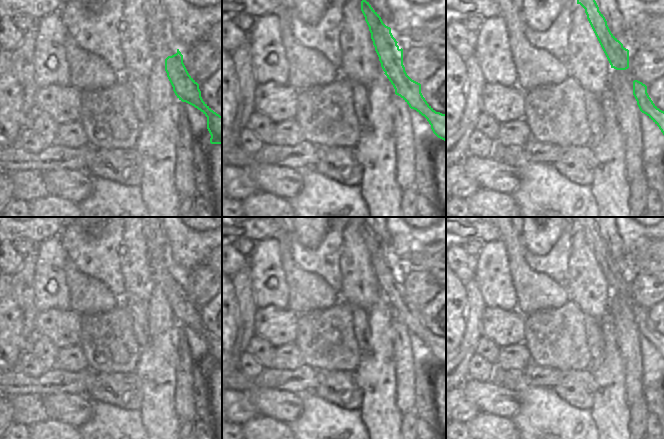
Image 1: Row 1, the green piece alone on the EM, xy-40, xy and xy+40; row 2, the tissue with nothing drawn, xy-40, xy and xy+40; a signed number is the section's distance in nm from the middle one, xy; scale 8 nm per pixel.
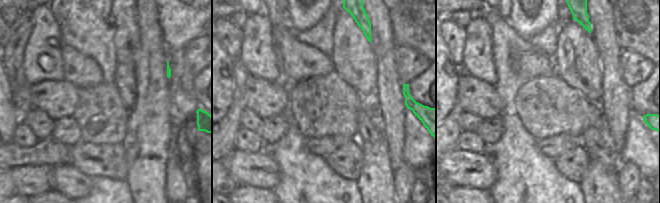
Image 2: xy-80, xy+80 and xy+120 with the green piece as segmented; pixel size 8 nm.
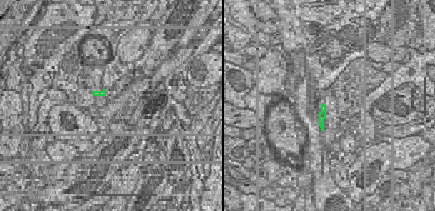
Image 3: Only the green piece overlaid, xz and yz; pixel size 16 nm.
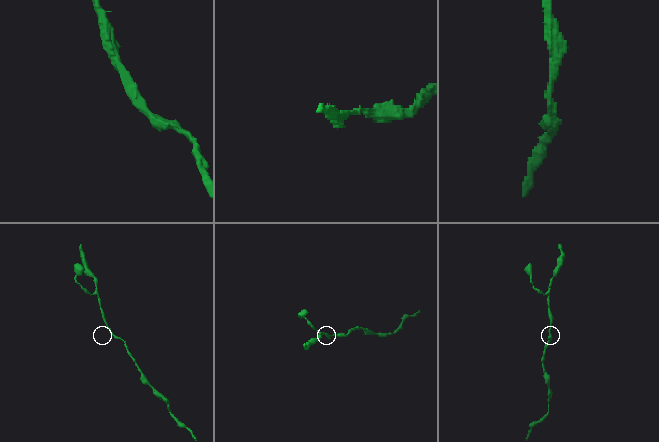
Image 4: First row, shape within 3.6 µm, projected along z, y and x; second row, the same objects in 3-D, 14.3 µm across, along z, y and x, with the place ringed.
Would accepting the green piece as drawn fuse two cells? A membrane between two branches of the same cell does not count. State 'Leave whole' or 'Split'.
Leave whole

